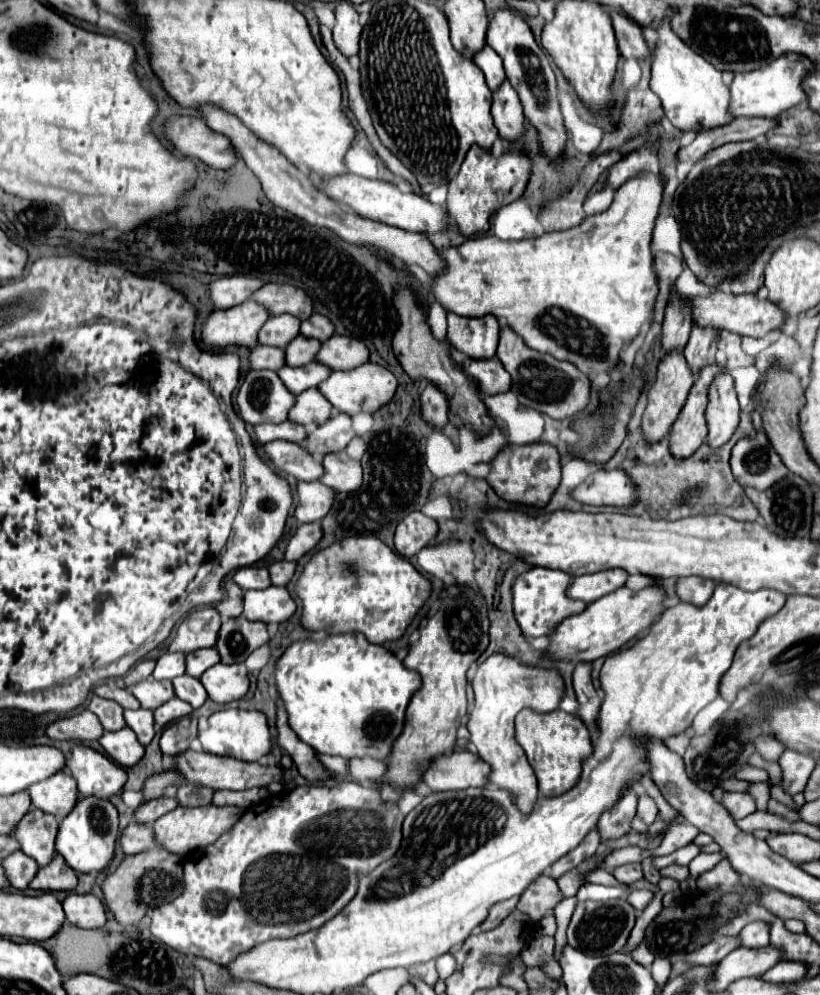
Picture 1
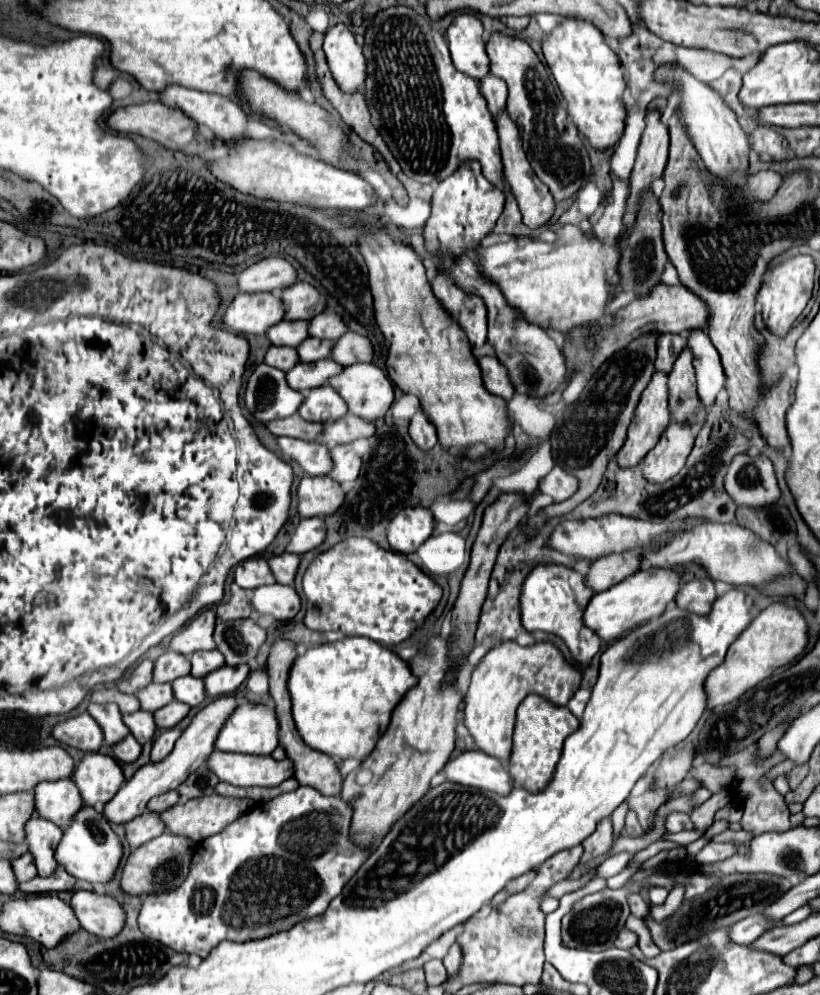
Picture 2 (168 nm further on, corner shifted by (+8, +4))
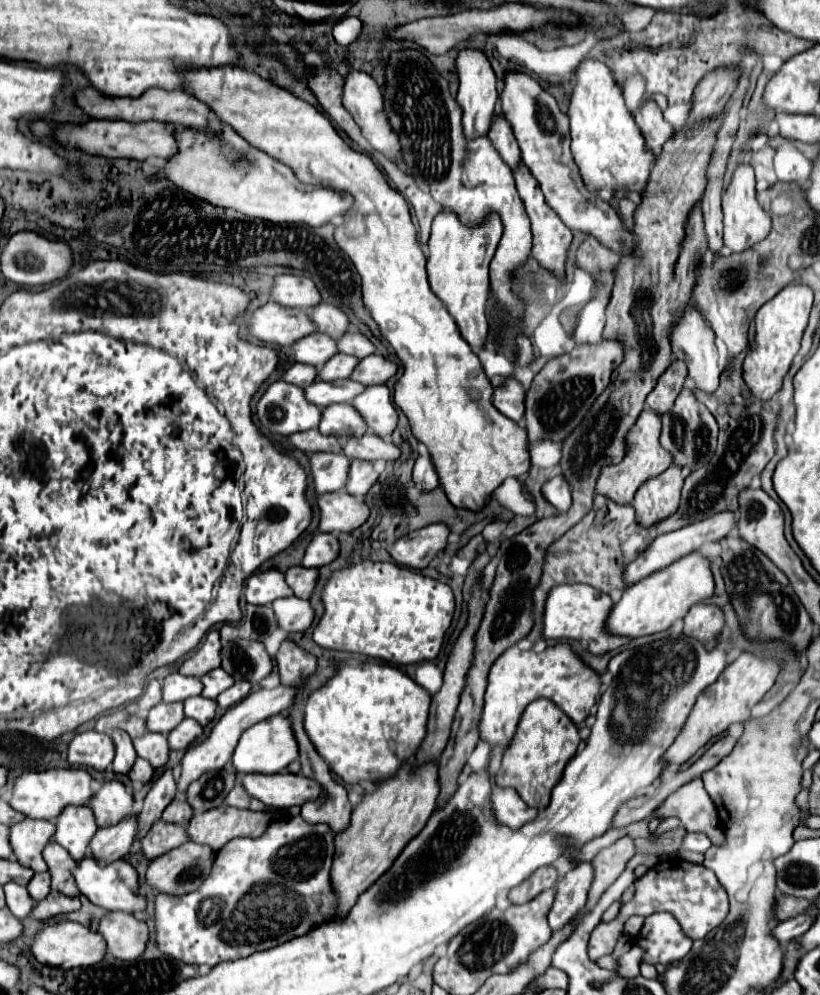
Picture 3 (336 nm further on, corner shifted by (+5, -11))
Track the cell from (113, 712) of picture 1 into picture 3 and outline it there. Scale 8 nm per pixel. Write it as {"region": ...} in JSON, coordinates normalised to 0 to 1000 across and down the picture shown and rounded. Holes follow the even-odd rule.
{"region":[[[138,735],[135,743],[140,745],[140,763],[138,763],[138,775],[143,779],[155,779],[167,763],[167,757],[162,753],[160,741],[152,735]]]}

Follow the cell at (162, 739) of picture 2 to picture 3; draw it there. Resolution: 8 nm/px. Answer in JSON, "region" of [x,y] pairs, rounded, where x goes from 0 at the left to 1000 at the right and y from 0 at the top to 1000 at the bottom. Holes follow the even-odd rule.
{"region":[[[204,773],[191,785],[187,785],[184,795],[177,801],[174,815],[167,821],[170,829],[167,829],[167,839],[160,851],[160,859],[172,855],[172,843],[179,839],[184,829],[196,823],[196,817],[211,805],[211,799],[213,799],[213,783],[211,783],[211,777]]]}

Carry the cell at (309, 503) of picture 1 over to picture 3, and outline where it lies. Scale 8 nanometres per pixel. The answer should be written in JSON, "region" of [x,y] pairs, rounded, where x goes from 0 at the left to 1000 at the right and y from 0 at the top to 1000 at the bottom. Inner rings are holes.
{"region":[[[423,493],[391,497],[389,512],[391,512],[389,534],[396,536],[426,536],[438,532],[450,522],[448,506],[435,504]]]}

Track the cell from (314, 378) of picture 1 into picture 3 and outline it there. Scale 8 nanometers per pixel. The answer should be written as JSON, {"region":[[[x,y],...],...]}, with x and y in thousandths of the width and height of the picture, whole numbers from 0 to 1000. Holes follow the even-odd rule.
{"region":[[[418,381],[409,385],[399,383],[384,383],[372,391],[374,401],[387,407],[389,411],[396,411],[406,405],[428,405],[438,395],[443,395],[448,389],[430,383],[430,381]]]}

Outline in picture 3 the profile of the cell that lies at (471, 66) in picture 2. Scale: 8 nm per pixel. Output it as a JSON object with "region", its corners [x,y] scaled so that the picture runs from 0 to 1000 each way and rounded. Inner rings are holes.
{"region":[[[567,49],[557,57],[557,73],[560,73],[560,91],[557,104],[565,108],[565,136],[567,140],[591,138],[601,118],[604,118],[604,104],[606,104],[606,77],[587,51]]]}

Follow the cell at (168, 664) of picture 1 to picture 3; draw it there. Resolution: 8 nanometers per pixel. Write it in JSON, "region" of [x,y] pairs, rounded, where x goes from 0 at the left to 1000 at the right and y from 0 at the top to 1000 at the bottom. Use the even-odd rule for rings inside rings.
{"region":[[[209,676],[199,684],[199,705],[201,707],[213,707],[213,705],[226,705],[230,701],[245,698],[248,686],[240,680],[226,680],[221,676]]]}

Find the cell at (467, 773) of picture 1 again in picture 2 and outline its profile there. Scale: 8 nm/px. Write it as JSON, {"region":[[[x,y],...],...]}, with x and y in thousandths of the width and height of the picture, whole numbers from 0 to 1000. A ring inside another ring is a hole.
{"region":[[[585,754],[563,756],[554,764],[546,764],[539,776],[544,784],[551,788],[580,790],[610,798],[624,794],[624,790],[620,788],[617,770]]]}

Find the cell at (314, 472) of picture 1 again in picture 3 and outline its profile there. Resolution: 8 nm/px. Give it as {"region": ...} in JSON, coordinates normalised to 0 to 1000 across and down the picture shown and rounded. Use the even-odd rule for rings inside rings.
{"region":[[[382,455],[377,459],[379,475],[384,481],[384,493],[404,495],[421,489],[426,479],[428,461],[416,455]]]}

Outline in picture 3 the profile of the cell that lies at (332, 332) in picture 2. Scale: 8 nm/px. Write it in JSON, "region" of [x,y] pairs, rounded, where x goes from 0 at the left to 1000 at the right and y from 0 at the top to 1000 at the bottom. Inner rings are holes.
{"region":[[[423,335],[411,345],[413,345],[413,355],[433,357],[438,361],[457,355],[457,347],[443,335]]]}

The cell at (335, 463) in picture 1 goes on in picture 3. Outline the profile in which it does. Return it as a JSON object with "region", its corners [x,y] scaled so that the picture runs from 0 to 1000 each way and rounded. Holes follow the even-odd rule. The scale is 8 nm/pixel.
{"region":[[[433,461],[428,465],[428,473],[426,473],[426,483],[421,493],[428,497],[438,497],[445,499],[450,495],[450,491],[457,487],[457,483],[462,481],[462,475],[455,471],[455,467],[450,463],[438,463]]]}

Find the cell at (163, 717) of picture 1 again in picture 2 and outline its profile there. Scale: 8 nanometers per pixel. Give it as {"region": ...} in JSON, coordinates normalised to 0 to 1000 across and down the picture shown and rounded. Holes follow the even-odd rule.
{"region":[[[210,704],[207,708],[202,708],[200,712],[195,712],[195,714],[188,716],[190,730],[193,730],[195,734],[210,732],[210,730],[215,730],[215,728],[229,718],[229,714],[232,714],[229,708],[222,708],[222,706],[217,706],[217,704]]]}

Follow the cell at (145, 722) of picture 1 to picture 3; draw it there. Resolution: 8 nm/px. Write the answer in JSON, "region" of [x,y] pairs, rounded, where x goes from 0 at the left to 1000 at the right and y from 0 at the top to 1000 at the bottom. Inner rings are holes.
{"region":[[[179,737],[170,743],[162,745],[165,749],[165,755],[172,763],[182,765],[189,773],[196,773],[204,769],[206,765],[206,747],[204,747],[204,741],[196,739],[196,737]]]}

